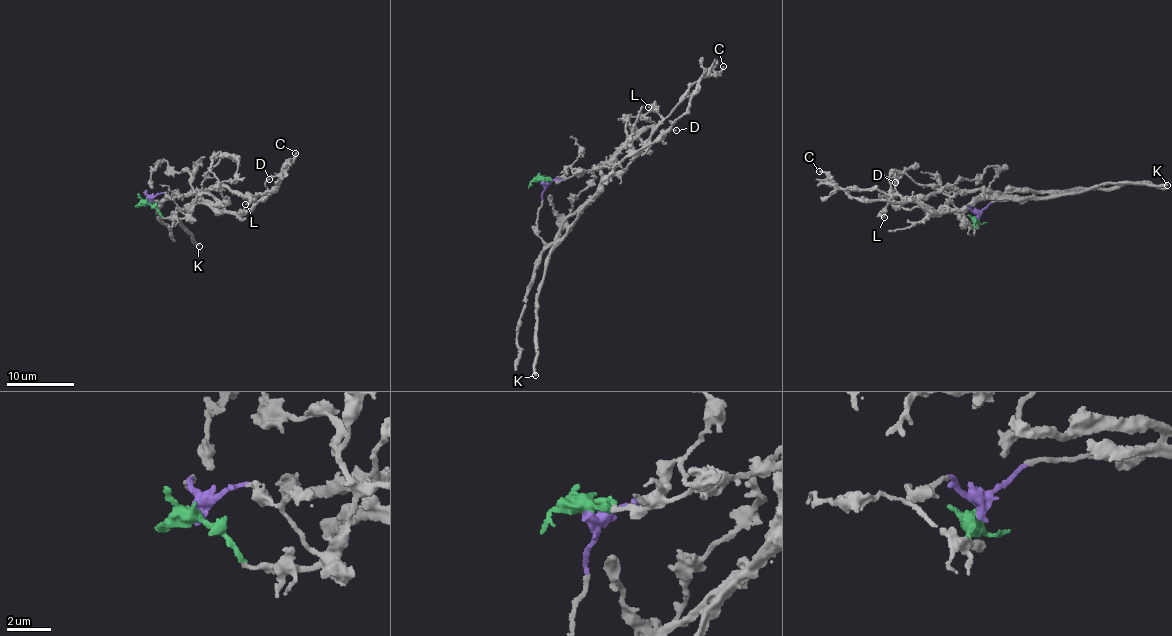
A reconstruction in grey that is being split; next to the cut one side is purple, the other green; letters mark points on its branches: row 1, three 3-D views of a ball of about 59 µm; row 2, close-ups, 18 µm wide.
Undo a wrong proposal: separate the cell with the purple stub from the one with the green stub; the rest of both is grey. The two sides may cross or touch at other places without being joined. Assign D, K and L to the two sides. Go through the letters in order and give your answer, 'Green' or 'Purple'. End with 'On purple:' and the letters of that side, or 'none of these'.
D: Green
K: Green
L: Purple
On purple: L

